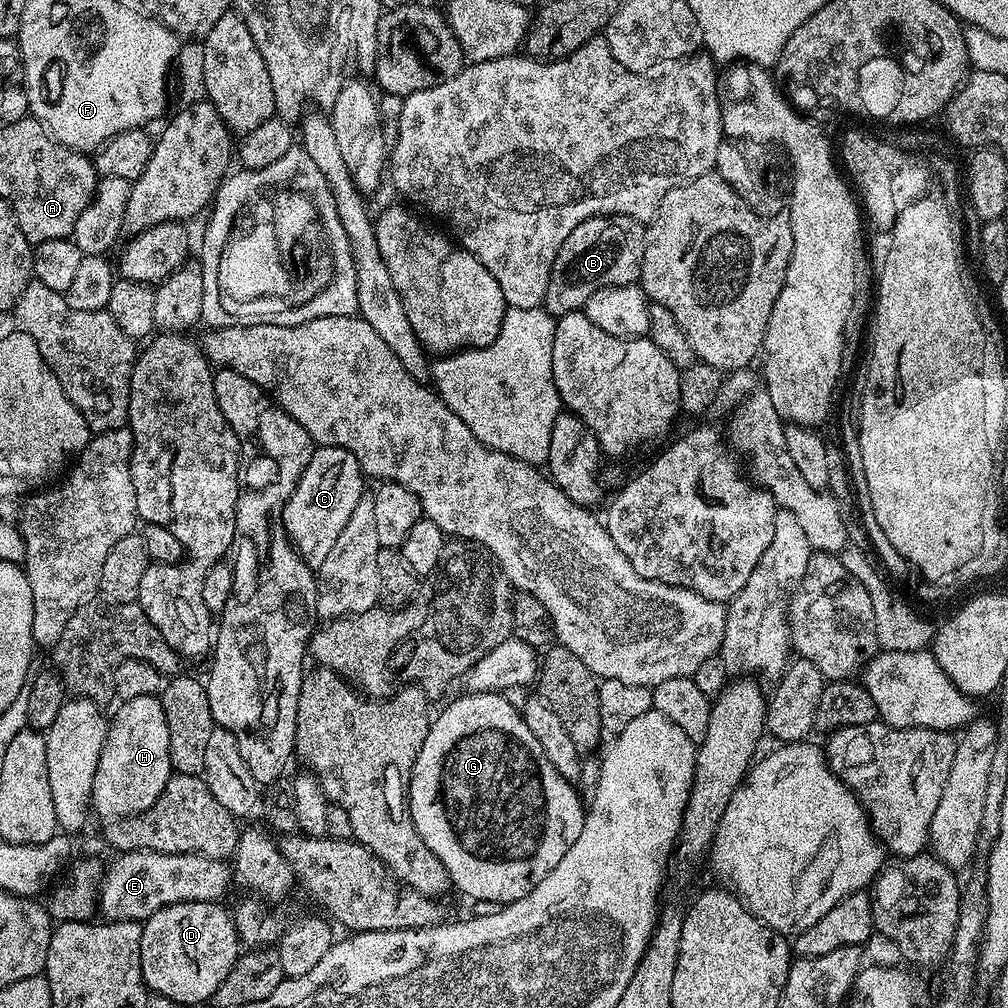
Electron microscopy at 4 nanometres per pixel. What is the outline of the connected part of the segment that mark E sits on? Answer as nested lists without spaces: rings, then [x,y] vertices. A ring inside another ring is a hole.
[[[122,852],[115,857],[112,865],[107,865],[99,886],[98,912],[105,921],[150,919],[158,910],[186,902],[220,902],[228,892],[230,868],[225,861],[203,856],[201,852],[186,854],[162,854],[161,852]]]

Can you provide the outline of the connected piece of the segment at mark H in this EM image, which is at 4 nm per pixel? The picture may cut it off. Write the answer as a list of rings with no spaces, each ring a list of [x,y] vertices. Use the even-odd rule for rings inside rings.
[[[159,695],[130,698],[119,705],[116,713],[111,713],[108,721],[108,737],[102,746],[102,758],[98,758],[98,770],[94,770],[94,790],[91,811],[105,816],[105,821],[116,821],[136,815],[154,806],[162,794],[166,782],[173,776],[170,762],[170,730],[166,727],[166,714],[162,710]]]

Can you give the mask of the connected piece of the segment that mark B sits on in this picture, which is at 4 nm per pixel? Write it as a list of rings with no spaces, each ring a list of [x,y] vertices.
[[[595,216],[574,226],[570,238],[562,242],[558,258],[554,258],[542,305],[544,311],[557,318],[579,312],[594,290],[637,283],[644,261],[645,231],[641,221],[629,216]]]

